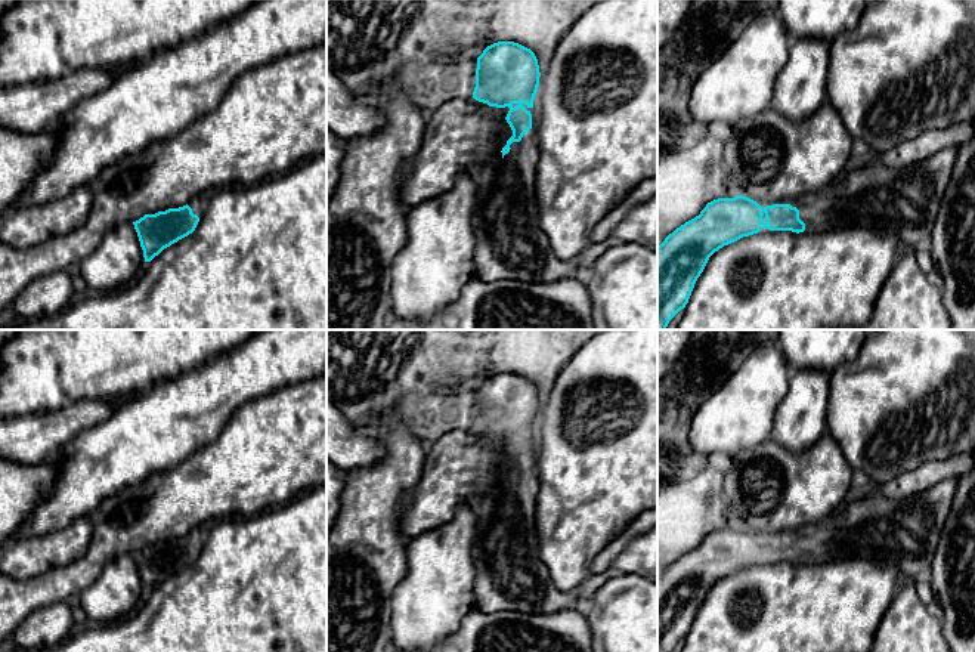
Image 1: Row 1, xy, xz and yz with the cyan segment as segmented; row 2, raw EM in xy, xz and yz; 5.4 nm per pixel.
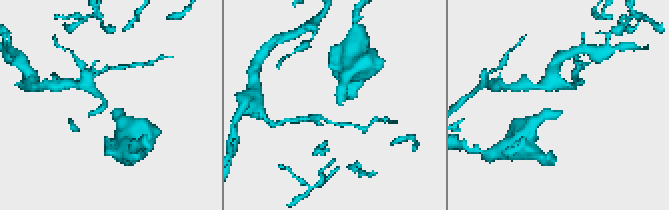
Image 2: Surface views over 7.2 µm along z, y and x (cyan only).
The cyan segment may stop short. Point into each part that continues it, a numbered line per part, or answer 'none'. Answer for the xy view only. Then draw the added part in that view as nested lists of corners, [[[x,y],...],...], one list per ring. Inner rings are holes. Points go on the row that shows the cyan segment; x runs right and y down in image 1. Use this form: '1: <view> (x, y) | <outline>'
1: xy (197, 204) | [[[196,197],[196,198],[191,200],[188,206],[192,208],[194,214],[201,217],[201,214],[204,213],[204,204],[205,204],[205,201],[201,197]]]

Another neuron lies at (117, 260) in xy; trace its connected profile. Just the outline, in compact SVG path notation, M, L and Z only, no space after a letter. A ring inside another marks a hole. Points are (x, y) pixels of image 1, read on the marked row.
M123 223L109 231L80 265L89 288L109 293L133 282L145 263L134 225Z

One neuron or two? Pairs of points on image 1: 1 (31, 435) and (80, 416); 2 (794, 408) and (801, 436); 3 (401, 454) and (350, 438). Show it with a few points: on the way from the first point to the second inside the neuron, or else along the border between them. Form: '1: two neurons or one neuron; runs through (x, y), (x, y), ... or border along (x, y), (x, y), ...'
1: one neuron; runs through (43, 435), (68, 422)
2: one neuron; runs through (796, 416), (798, 429)
3: two neurons; border along (362, 429), (383, 445), (384, 454), (356, 469)

